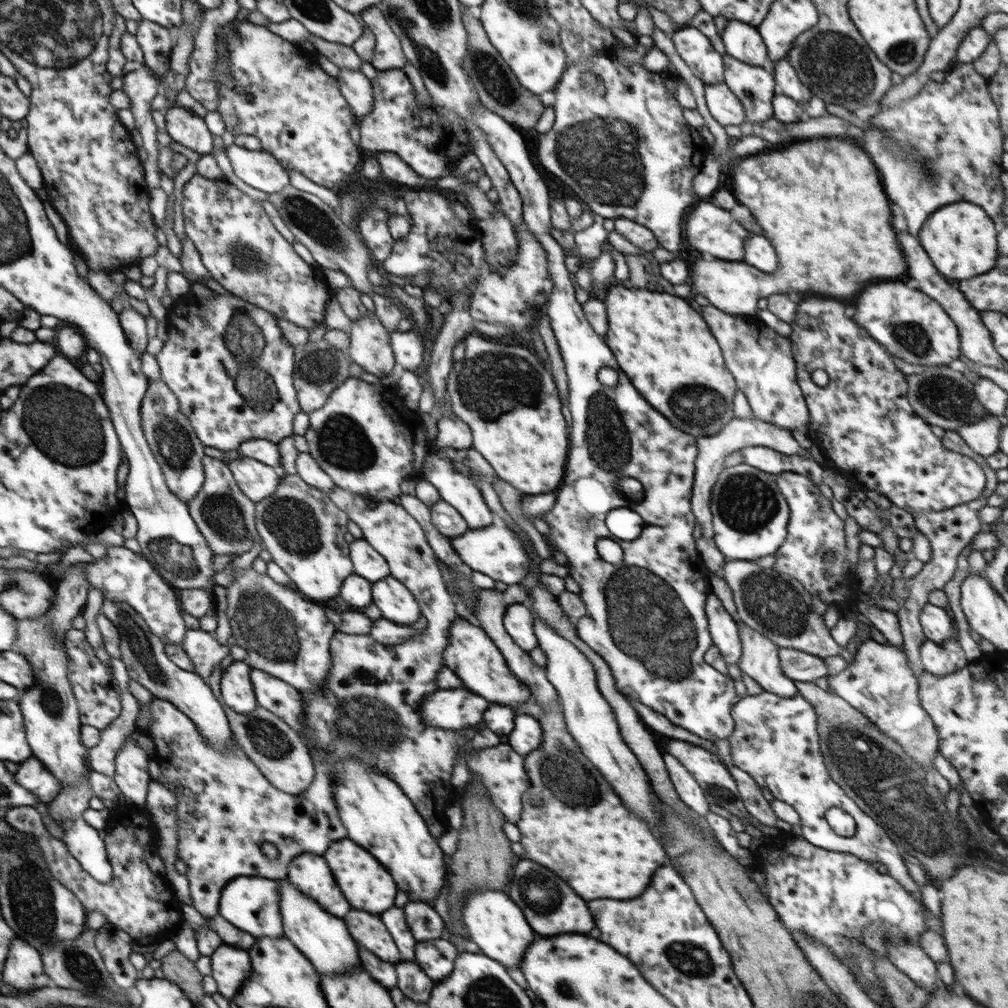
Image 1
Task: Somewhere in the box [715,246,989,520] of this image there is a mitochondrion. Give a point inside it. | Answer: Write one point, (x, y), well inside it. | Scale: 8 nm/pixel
(947, 398)

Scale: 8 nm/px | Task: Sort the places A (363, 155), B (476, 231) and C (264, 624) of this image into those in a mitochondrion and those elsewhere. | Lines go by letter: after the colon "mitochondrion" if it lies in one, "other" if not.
A: other
B: other
C: mitochondrion

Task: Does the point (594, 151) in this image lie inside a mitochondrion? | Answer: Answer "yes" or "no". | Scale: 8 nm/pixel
yes

